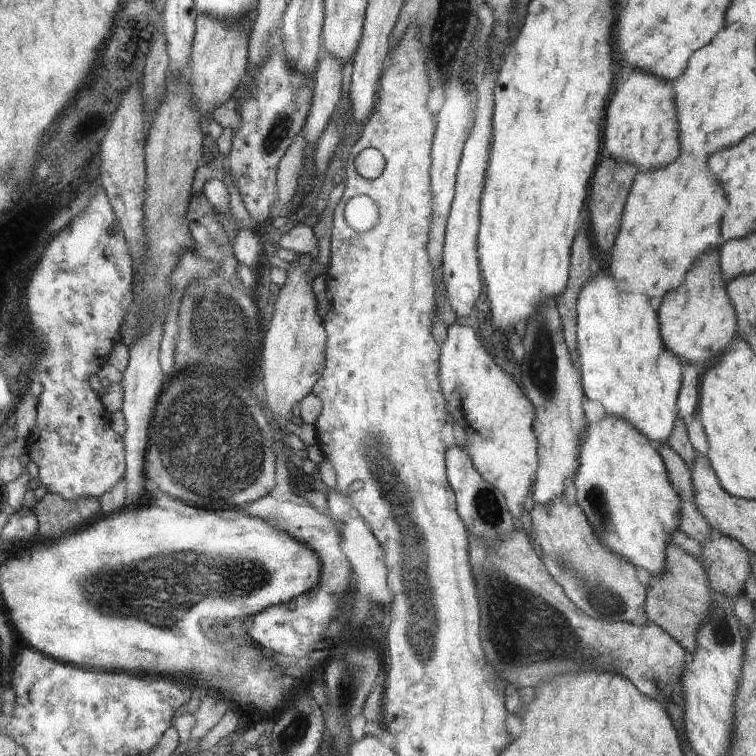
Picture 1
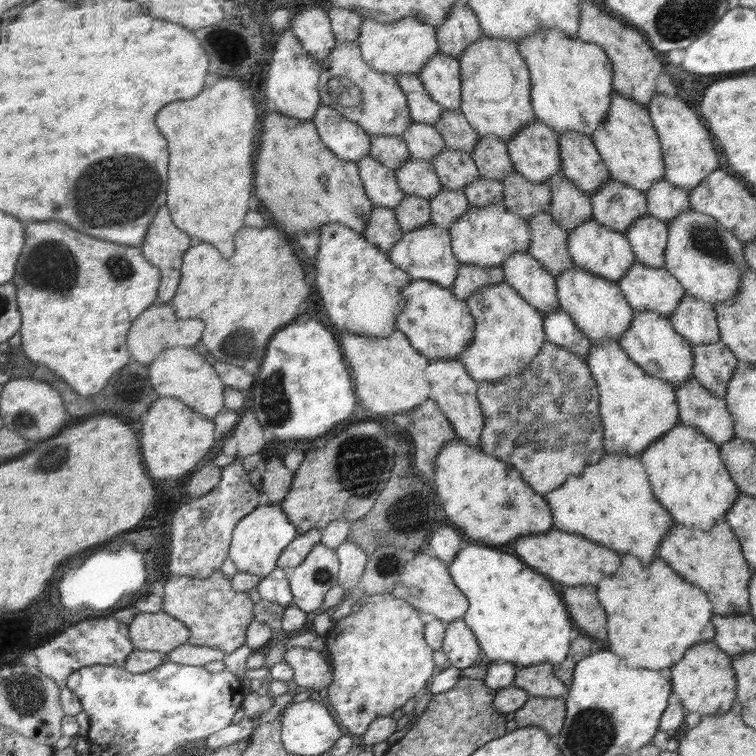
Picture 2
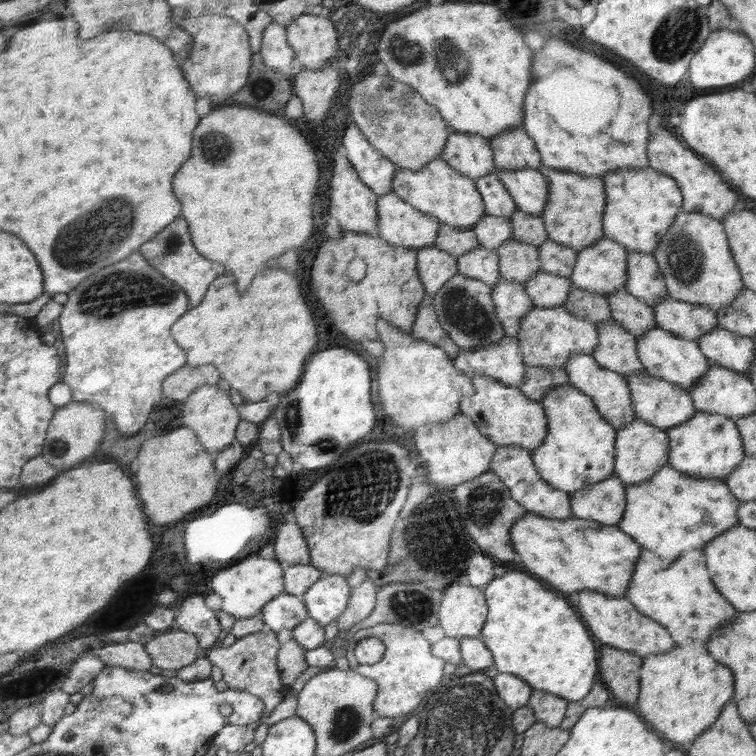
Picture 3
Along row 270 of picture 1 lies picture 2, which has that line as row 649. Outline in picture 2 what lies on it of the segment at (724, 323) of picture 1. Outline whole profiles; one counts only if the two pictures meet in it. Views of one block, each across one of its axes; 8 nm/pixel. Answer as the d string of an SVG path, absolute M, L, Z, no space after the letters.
M712 641L697 644L686 652L672 668L672 684L675 693L680 697L681 705L686 713L698 712L702 717L706 715L721 715L730 710L736 694L736 675L734 669L734 658L724 652Z

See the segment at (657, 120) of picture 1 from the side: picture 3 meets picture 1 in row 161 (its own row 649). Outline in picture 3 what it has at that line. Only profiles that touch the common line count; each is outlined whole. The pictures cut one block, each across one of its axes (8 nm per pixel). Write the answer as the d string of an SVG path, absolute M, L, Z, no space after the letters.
M584 590L575 594L574 600L576 600L576 606L580 608L580 614L588 620L588 628L592 628L592 632L596 634L596 638L600 640L601 644L630 650L644 658L650 654L654 654L654 656L666 654L676 646L676 642L670 638L670 634L664 626L650 620L648 616L642 616L626 597L616 598L594 590Z

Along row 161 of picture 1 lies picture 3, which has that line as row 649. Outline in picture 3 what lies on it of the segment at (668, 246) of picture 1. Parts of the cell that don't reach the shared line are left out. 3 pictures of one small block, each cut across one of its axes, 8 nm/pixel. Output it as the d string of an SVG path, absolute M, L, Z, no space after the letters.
M676 648L662 656L648 656L643 662L637 703L640 716L671 745L695 743L698 736L716 723L722 708L735 696L732 670L714 662L706 648Z

